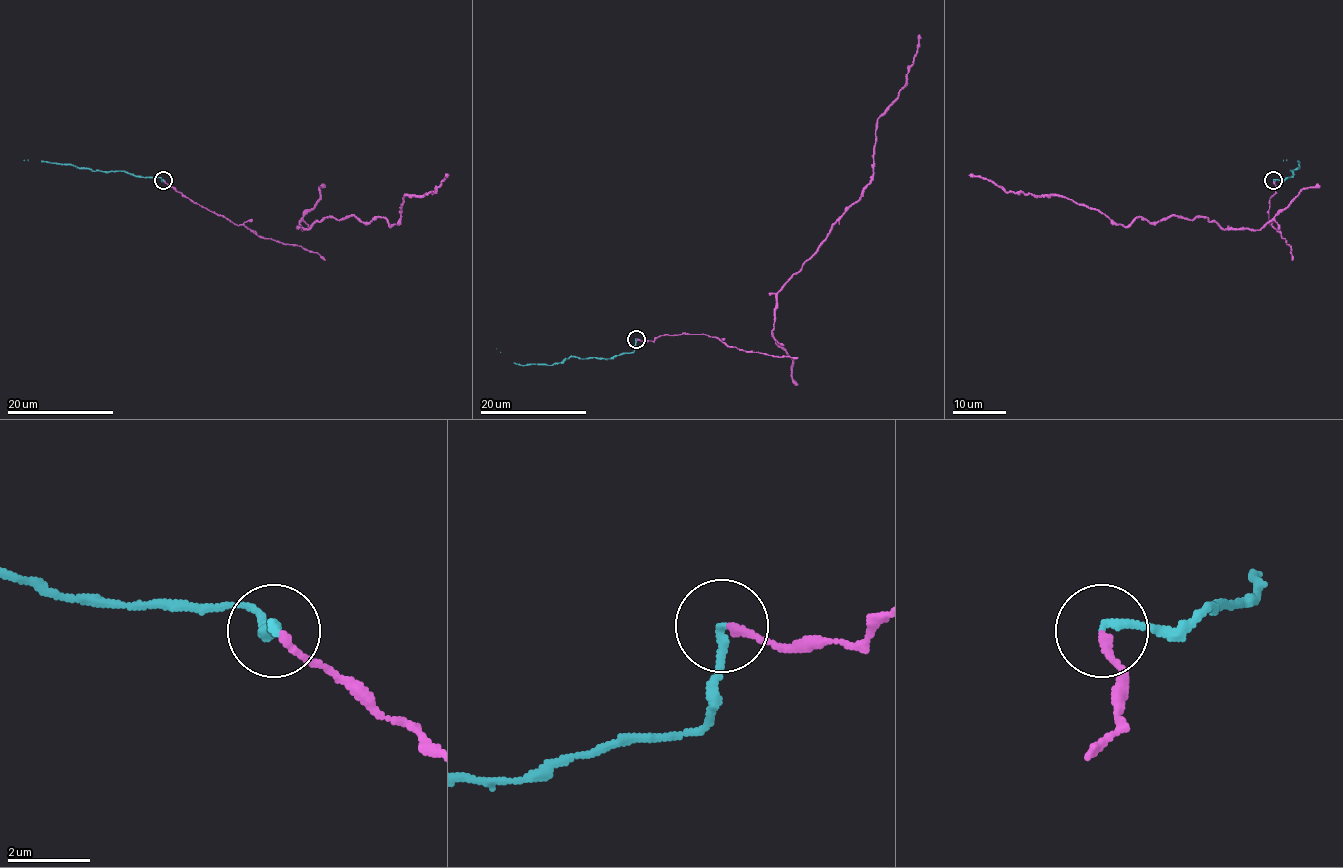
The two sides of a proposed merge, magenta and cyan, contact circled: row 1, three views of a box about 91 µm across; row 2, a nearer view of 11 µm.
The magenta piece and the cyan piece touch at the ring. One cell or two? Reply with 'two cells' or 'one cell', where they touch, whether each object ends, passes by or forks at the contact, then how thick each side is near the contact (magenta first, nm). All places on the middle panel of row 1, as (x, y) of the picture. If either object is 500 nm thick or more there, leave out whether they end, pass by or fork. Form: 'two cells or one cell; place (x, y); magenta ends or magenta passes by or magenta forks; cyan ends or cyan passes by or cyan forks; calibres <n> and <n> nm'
one cell; place (636, 339); magenta ends; cyan ends; calibres 200 and 200 nm

